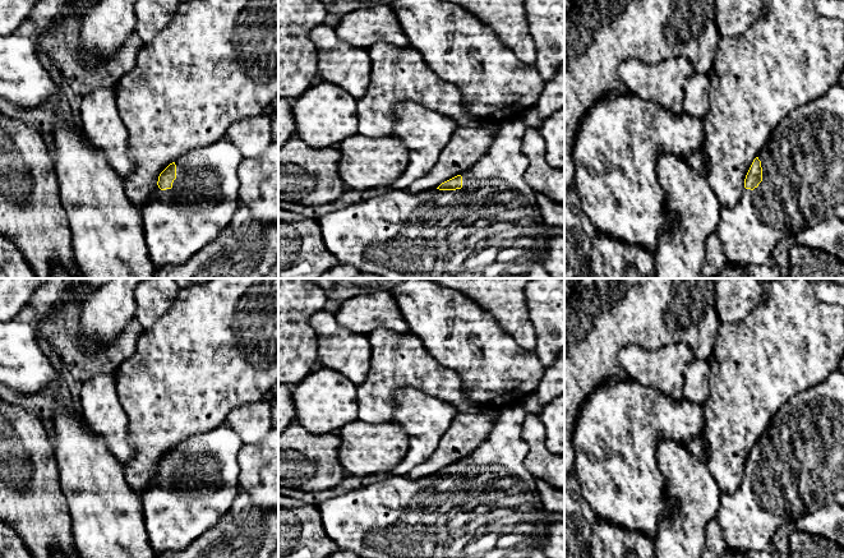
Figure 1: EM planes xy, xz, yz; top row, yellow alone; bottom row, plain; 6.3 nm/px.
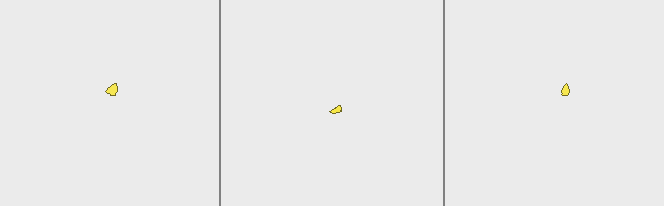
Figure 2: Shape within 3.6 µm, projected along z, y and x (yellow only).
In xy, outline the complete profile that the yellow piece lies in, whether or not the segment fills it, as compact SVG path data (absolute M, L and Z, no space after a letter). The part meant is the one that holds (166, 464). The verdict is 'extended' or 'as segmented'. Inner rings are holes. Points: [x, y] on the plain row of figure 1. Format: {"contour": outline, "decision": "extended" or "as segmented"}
{"contour": "M227 421L212 432L192 437L170 449L158 462L157 471L163 483L148 489L140 497L146 529L149 543L156 554L167 550L180 550L188 547L204 531L220 522L221 517L231 508L240 493L237 455L244 442ZM209 455L220 465L217 484L181 485L177 478L188 461Z", "decision": "extended"}

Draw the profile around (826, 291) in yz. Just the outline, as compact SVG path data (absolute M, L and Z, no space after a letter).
M807 278L817 286L817 298L831 305L839 305L844 309L844 285L834 285L830 278Z

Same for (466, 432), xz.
M495 410L476 414L457 412L433 455L411 469L406 476L416 481L467 457L488 437L497 416Z

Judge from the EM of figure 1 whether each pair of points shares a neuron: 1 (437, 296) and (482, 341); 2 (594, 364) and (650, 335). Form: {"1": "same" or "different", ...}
{"1": "same", "2": "same"}

